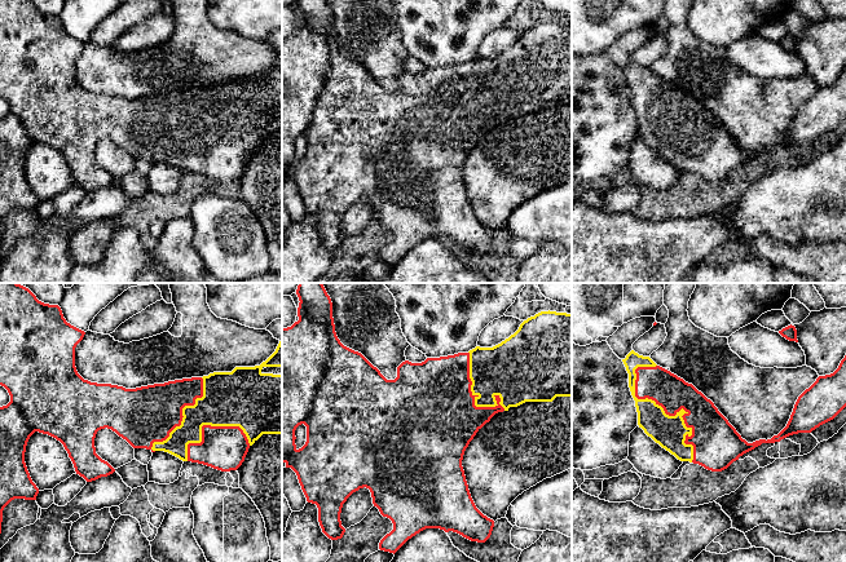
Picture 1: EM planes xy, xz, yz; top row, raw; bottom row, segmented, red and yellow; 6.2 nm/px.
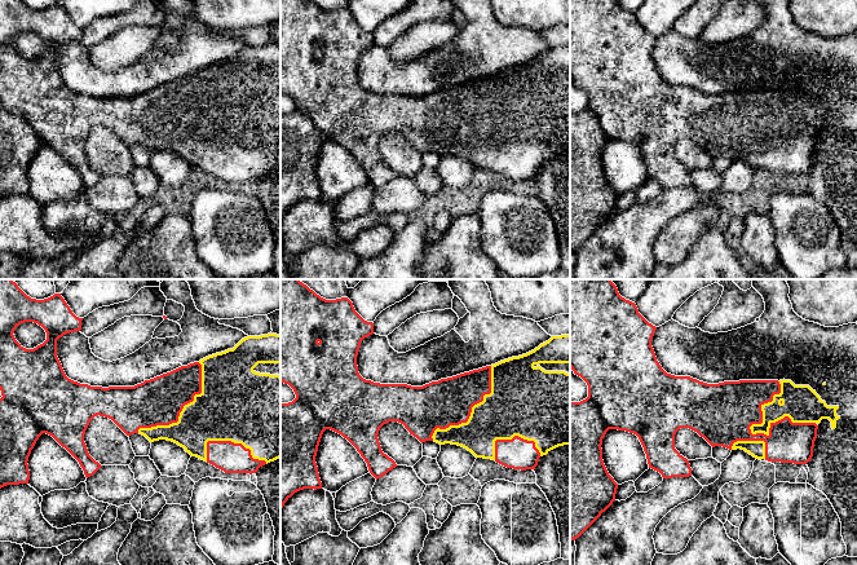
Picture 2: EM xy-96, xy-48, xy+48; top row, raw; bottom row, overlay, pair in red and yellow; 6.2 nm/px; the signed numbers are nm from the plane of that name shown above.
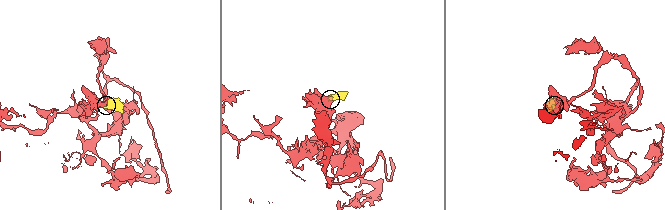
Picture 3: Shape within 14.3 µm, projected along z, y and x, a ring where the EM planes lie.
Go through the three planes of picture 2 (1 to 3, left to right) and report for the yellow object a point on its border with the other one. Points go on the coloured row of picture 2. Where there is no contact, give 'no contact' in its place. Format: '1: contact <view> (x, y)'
1: contact xy-96 (181, 410)
2: contact xy-48 (471, 411)
3: contact xy+48 (778, 420)

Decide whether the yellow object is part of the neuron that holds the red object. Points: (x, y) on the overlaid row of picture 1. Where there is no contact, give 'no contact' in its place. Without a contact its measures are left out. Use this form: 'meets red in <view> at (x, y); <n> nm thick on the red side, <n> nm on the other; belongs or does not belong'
meets red in yz at (674, 415); 240 nm thick on the red side, 200 nm on the other; belongs

